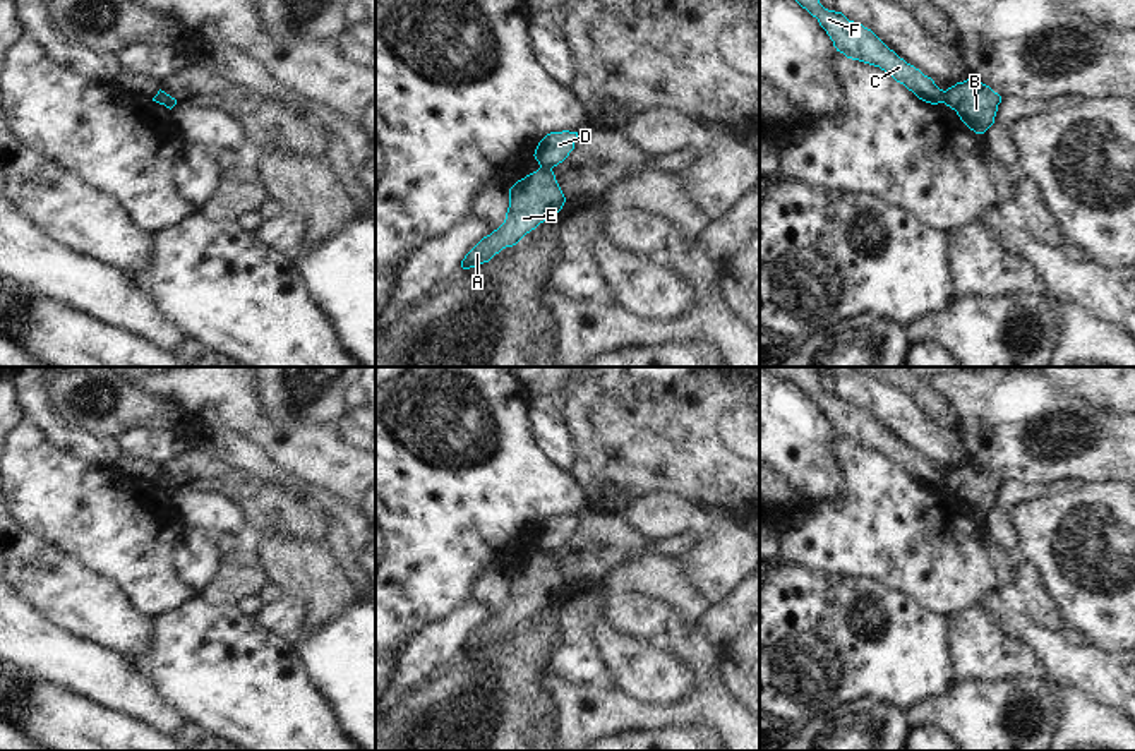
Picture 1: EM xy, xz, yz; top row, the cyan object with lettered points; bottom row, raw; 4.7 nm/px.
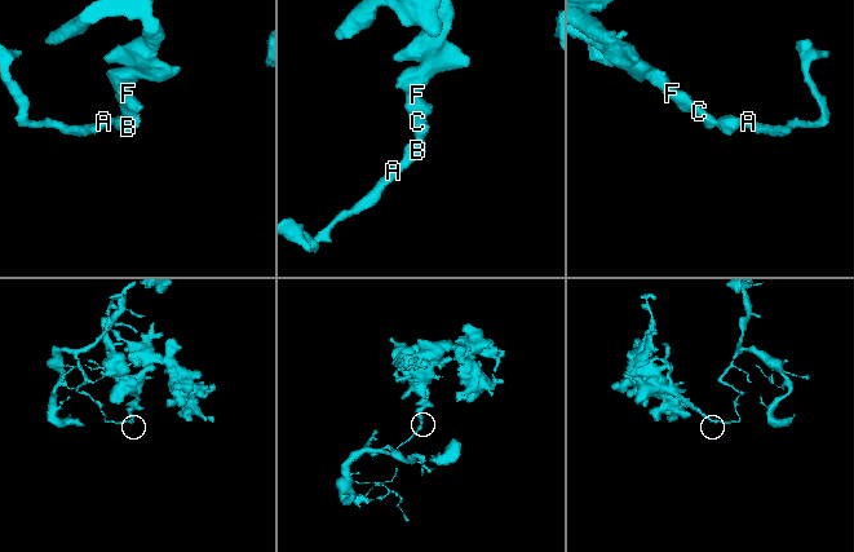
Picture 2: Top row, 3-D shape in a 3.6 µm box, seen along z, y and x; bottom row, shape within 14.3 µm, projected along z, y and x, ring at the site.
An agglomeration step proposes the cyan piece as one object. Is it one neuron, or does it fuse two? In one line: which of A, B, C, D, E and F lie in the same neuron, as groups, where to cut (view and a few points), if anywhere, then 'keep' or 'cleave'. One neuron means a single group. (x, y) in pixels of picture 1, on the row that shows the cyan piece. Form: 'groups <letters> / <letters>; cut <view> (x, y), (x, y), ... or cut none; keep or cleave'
groups A B E / C D F; cut xz (540, 165), (551, 170); cleave

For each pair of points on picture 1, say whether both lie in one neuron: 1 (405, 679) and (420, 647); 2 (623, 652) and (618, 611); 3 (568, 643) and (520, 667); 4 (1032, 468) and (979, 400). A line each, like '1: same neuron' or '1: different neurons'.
1: same neuron
2: different neurons
3: different neurons
4: same neuron

